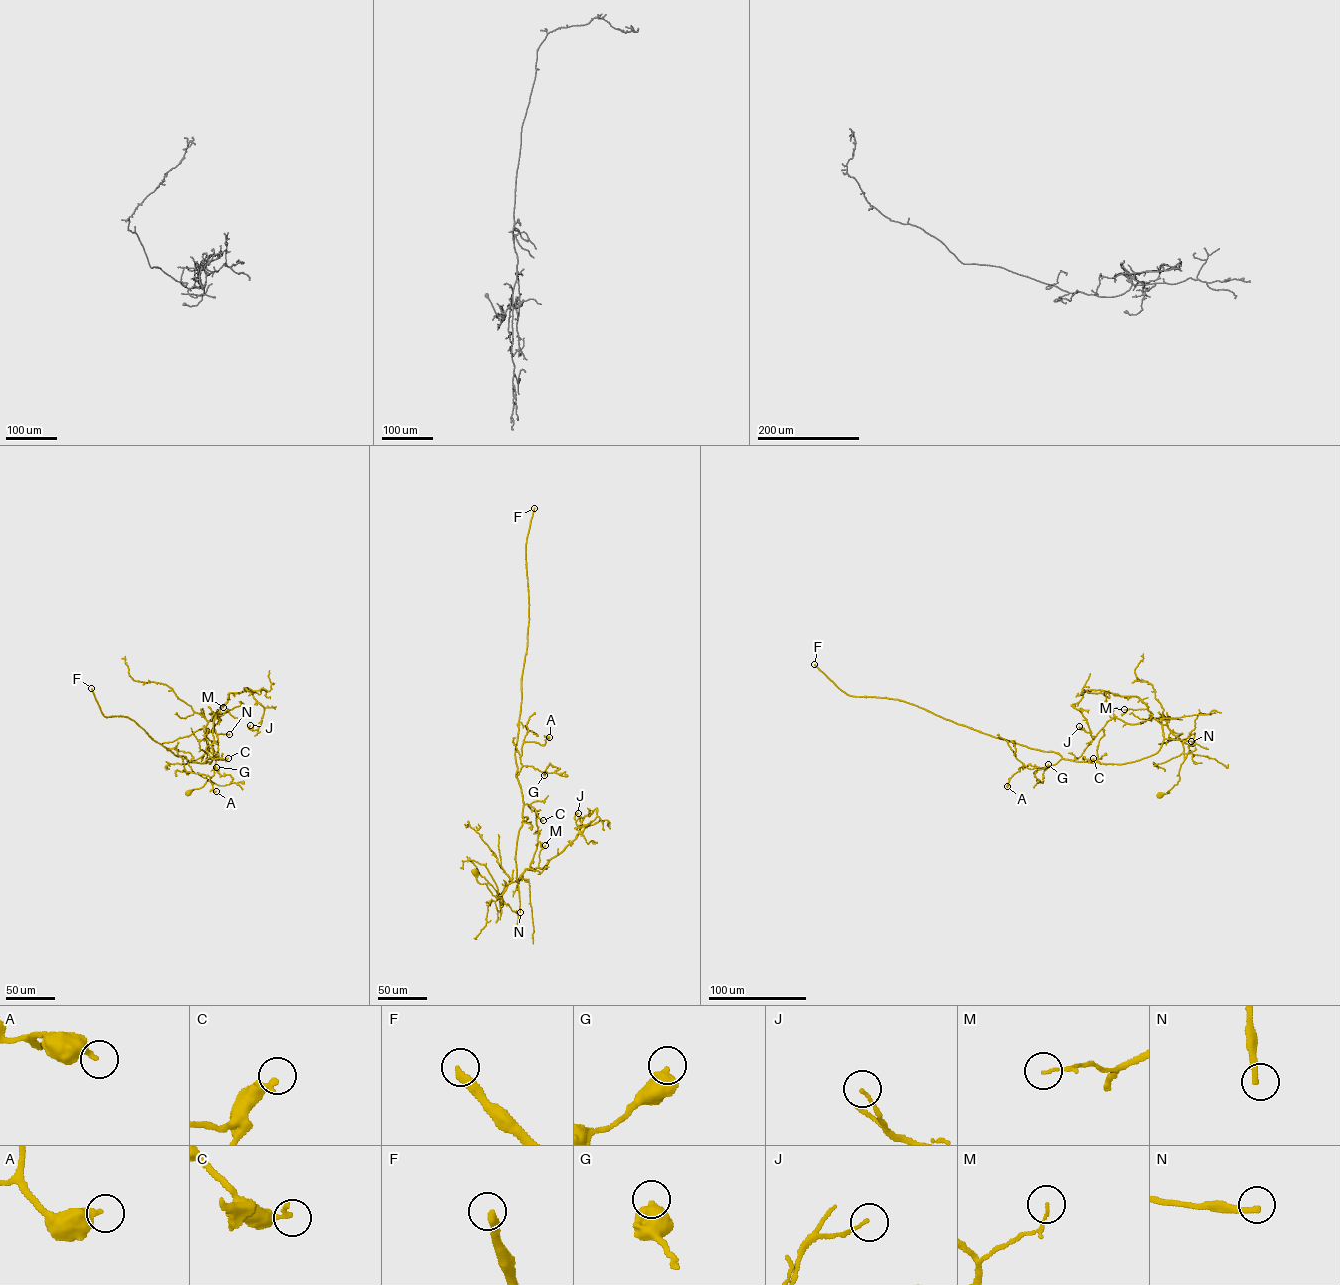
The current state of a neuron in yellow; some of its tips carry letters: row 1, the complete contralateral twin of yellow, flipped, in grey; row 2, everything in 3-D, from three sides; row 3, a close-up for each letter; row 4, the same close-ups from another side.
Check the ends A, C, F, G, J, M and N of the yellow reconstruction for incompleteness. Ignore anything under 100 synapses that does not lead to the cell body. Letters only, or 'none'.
F, N

